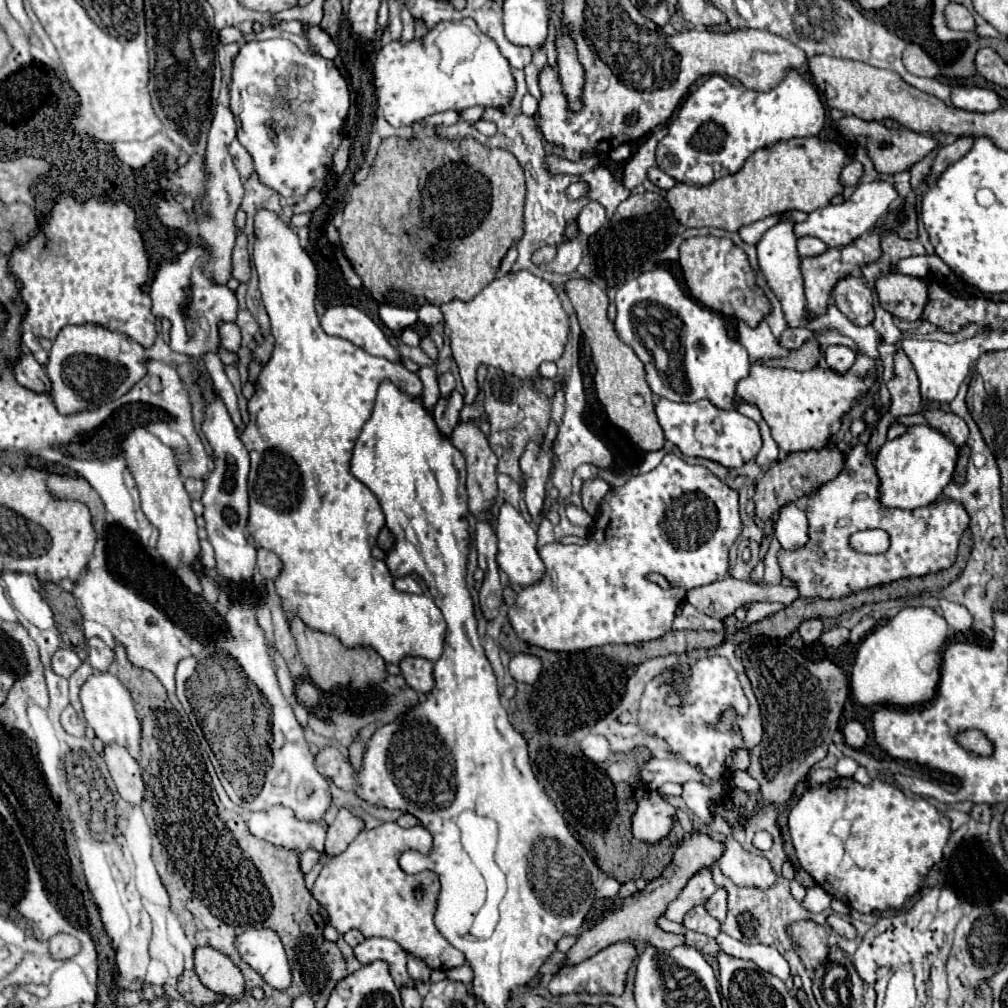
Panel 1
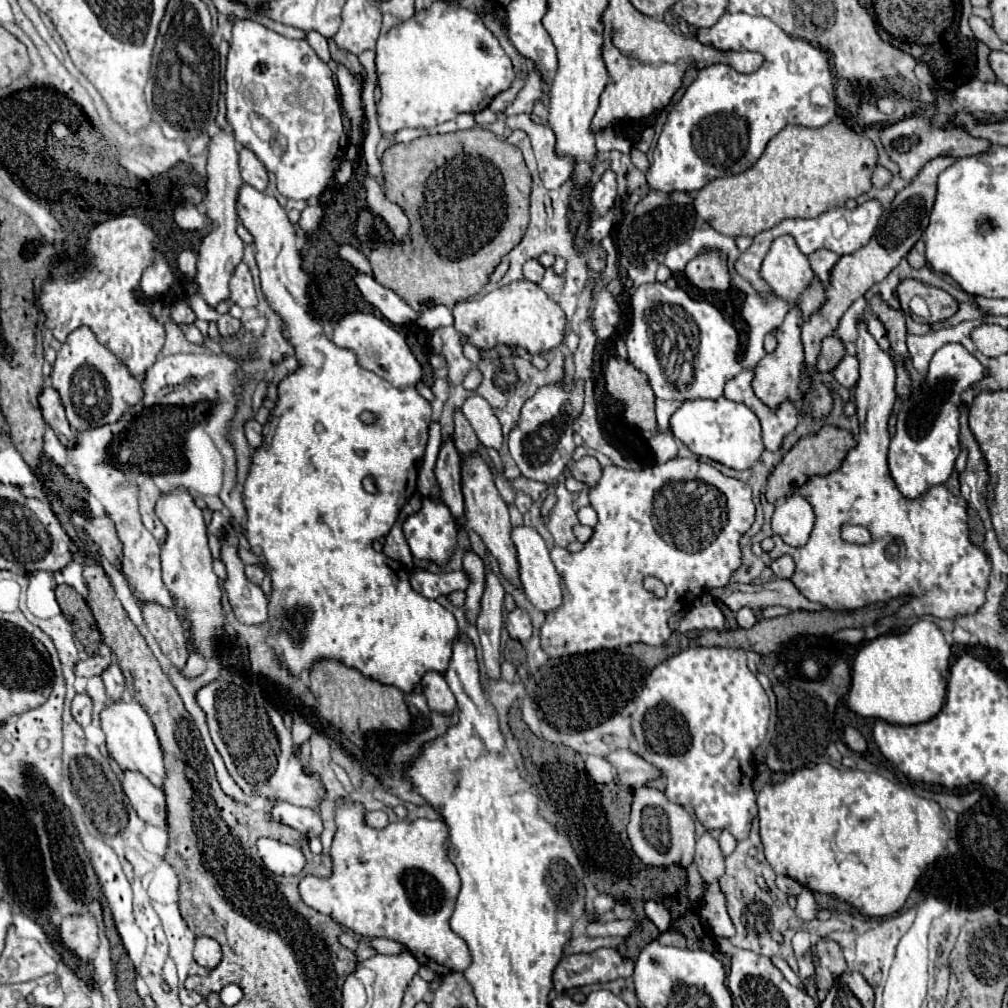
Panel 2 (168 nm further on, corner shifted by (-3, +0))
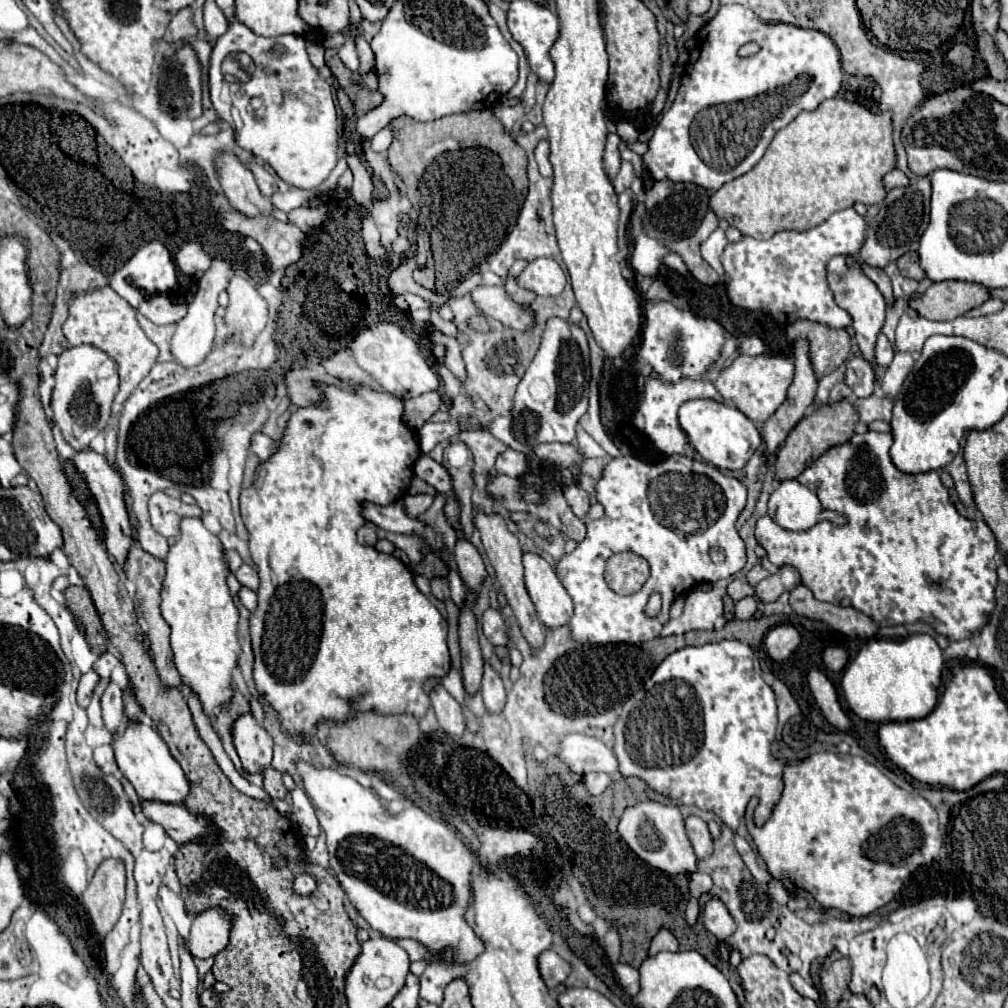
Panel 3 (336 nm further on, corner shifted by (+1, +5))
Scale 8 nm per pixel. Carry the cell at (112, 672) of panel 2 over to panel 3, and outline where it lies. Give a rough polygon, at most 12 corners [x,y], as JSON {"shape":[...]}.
{"shape":[[115,682],[103,692],[103,720],[109,732],[123,722],[123,688]]}

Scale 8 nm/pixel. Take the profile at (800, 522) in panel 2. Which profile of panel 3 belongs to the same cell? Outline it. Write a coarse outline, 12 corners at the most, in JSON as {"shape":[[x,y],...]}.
{"shape":[[785,480],[769,498],[773,522],[803,532],[845,516],[821,506],[815,492]]}

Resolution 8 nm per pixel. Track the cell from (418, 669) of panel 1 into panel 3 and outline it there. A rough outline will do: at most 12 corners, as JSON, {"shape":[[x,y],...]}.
{"shape":[[443,684],[431,690],[431,706],[447,734],[465,730],[461,704]]}

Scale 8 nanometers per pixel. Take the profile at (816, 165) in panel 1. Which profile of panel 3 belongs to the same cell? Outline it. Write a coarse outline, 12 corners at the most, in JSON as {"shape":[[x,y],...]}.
{"shape":[[831,98],[709,198],[753,238],[879,204],[891,116]]}

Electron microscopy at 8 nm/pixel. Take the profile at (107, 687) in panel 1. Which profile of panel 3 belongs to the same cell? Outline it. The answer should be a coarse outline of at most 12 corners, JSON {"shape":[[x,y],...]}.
{"shape":[[129,720],[113,734],[139,798],[181,804],[189,782],[159,732]]}

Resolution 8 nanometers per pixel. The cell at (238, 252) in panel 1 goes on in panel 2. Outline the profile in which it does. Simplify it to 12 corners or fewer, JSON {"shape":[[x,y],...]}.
{"shape":[[239,263],[229,283],[241,309],[257,305],[253,279]]}

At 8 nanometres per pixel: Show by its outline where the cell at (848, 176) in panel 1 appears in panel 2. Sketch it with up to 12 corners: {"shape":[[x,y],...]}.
{"shape":[[881,167],[873,173],[873,185],[877,189],[889,187],[893,179],[891,171]]}

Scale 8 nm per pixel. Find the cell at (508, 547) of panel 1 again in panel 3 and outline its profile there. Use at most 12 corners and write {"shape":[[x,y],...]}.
{"shape":[[523,552],[525,586],[545,626],[567,624],[573,602],[551,564]]}

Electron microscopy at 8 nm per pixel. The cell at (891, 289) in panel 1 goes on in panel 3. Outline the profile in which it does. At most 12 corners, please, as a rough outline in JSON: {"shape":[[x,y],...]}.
{"shape":[[935,282],[907,304],[923,318],[951,320],[989,298],[979,284]]}

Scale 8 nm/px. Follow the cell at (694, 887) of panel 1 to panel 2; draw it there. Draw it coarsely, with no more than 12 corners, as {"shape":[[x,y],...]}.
{"shape":[[705,831],[697,839],[695,863],[715,885],[725,863],[717,839]]}

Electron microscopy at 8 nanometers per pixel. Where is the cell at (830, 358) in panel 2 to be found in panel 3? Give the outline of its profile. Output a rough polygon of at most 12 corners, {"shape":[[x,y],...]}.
{"shape":[[819,322],[787,326],[787,340],[811,344],[817,374],[839,368],[851,352],[849,334]]}

